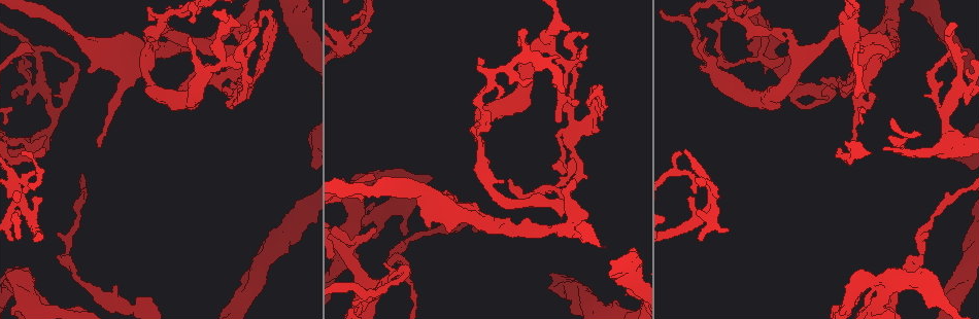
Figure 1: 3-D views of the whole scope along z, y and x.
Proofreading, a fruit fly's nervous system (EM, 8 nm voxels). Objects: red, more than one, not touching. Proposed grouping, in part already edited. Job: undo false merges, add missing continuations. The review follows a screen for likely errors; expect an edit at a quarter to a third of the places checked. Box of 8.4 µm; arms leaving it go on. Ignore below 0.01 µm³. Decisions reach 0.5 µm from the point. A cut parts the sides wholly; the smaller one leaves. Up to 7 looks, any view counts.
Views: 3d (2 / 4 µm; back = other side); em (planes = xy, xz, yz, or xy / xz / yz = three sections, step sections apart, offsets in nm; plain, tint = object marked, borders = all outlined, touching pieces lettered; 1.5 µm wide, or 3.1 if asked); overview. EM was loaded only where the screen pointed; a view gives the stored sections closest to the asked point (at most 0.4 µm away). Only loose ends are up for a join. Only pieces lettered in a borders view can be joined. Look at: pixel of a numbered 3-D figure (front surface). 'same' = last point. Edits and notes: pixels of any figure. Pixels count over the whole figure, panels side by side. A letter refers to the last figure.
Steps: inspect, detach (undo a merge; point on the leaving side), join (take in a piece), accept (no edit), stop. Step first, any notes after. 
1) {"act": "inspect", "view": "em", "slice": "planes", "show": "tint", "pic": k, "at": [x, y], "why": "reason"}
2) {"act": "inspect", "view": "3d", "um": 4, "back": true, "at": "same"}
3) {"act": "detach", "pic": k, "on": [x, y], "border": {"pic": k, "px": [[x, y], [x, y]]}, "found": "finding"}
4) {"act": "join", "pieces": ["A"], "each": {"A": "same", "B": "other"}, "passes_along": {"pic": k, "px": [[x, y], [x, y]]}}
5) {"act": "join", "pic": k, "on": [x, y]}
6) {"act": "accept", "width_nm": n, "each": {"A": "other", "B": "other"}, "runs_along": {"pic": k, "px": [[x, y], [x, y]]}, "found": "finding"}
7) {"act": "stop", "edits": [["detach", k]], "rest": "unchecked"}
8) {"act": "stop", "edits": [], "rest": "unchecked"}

{"act": "inspect", "view": "em", "slice": "planes", "show": "borders", "pic": 1, "at": [14, 182]}

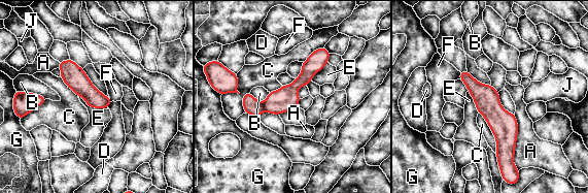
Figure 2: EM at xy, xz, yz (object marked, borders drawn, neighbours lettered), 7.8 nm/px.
{"act": "accept", "width_nm": 140, "each": {"A": "other", "B": "other", "C": "other", "D": "other", "E": "other", "F": "other", "G": "other", "J": "other"}, "border": {"pic": 2, "px": [[479, 113], [494, 137], [495, 154]]}, "found": "continuous, no second neuron"}

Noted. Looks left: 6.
{"act": "inspect", "view": "3d", "um": 2, "pic": 1, "at": [839, 148], "why": "thin end"}

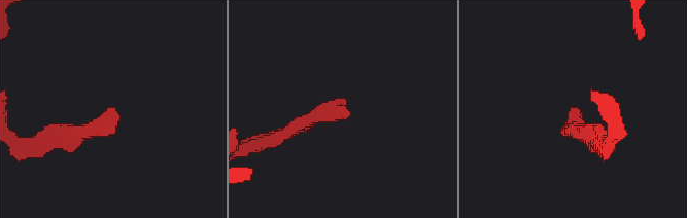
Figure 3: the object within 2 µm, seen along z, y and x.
{"act": "inspect", "view": "em", "slice": "xz", "step": 8, "show": "borders", "pic": 3, "at": [343, 108], "why": "now the EM"}

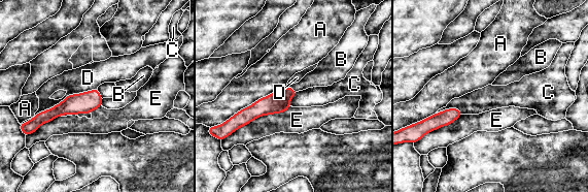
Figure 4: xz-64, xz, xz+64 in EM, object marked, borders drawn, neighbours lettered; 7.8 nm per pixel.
{"act": "join", "pieces": ["B"], "width_nm": 160, "longest_contact_nm": ["D", 600], "each": {"A": "other", "B": "same", "C": "other", "D": "other", "E": "other"}, "found": "it goes on there"}

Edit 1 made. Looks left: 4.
{"act": "inspect", "view": "overview"}

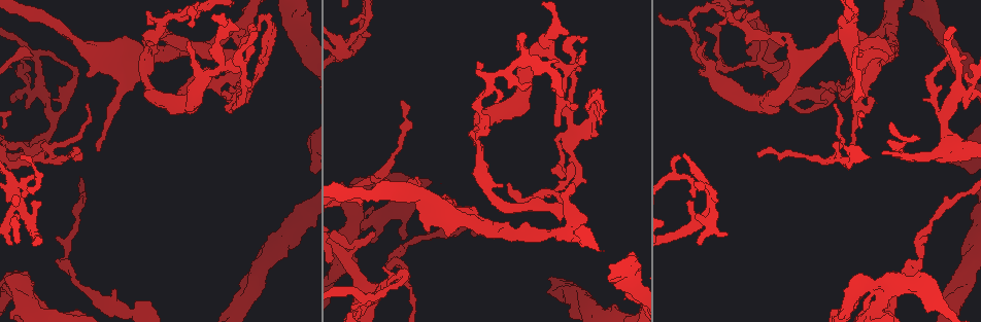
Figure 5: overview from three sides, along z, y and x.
{"act": "inspect", "view": "3d", "um": 4, "back": true, "pic": 5, "at": [349, 262], "why": "calibre changes"}

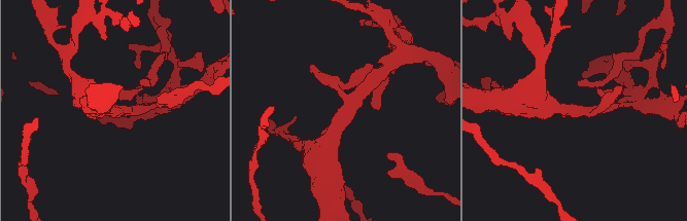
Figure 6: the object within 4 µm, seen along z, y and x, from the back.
{"act": "inspect", "view": "em", "slice": "xz", "step": 8, "show": "tint", "pic": 6, "at": [347, 108], "arms": 4}

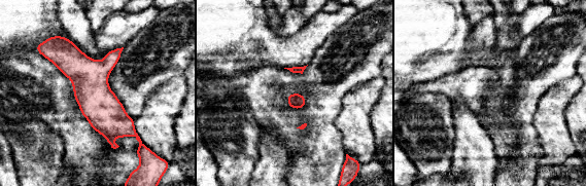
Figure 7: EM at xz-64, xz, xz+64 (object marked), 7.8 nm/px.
{"act": "inspect", "view": "em", "slice": "planes", "show": "borders", "at": "same", "why": "cut it another way"}

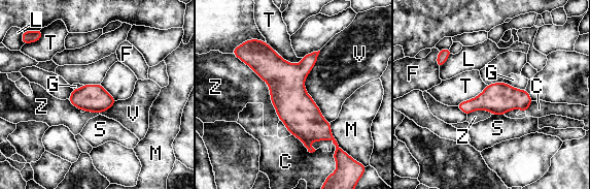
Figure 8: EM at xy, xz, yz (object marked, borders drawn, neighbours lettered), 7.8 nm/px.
{"act": "accept", "longest_contact_nm": ["Z", 600], "each": {"C": "other", "F": "other", "G": "other", "L": "other", "M": "other", "S": "other", "T": "other", "V": "other", "Z": "other"}, "runs_along": {"pic": 8, "px": [[256, 49], [331, 137]]}, "found": "all the same neuron"}

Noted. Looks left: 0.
{"act": "stop", "edits": [["join", 4]], "rest": "unchecked"}

